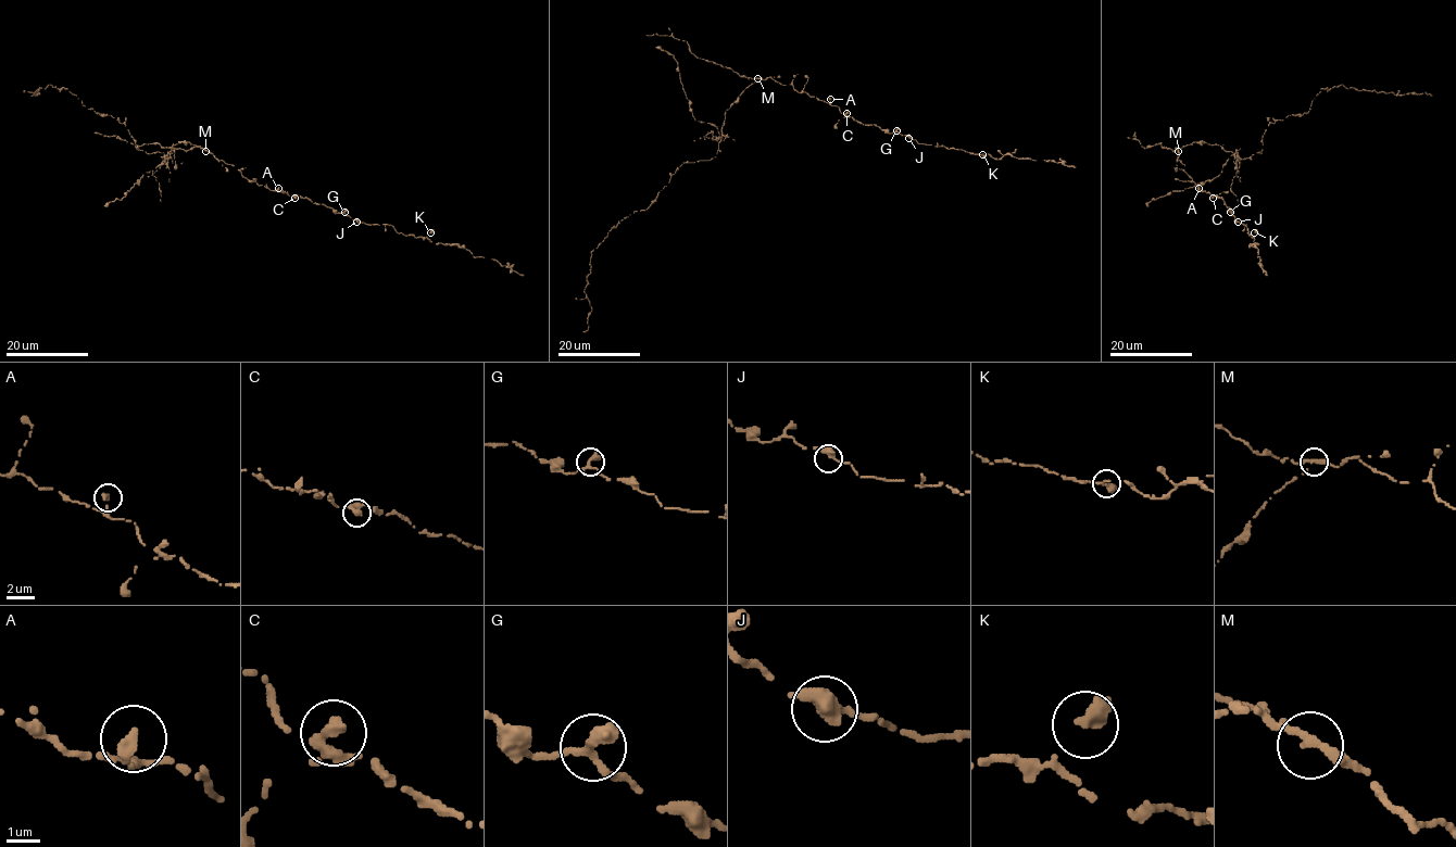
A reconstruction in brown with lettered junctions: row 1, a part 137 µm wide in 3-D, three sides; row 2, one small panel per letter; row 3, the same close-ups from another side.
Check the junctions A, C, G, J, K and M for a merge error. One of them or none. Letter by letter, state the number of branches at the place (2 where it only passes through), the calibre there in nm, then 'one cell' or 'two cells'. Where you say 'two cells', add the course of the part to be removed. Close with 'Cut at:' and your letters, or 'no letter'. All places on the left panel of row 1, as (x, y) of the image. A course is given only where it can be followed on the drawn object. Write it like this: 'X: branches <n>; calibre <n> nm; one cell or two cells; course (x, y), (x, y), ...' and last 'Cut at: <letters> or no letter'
A: branches 1; calibre 400 nm; one cell
C: branches 3; calibre 240 nm; one cell
G: branches 2; calibre 320 nm; one cell
J: branches 2; calibre 360 nm; one cell
K: branches 1; calibre 480 nm; one cell
M: branches 3; calibre 260 nm; two cells; course (205, 151), (180, 141), (166, 159), (147, 154), (123, 123), (83, 105), (67, 89), (49, 85), (30, 96)
Cut at: M

